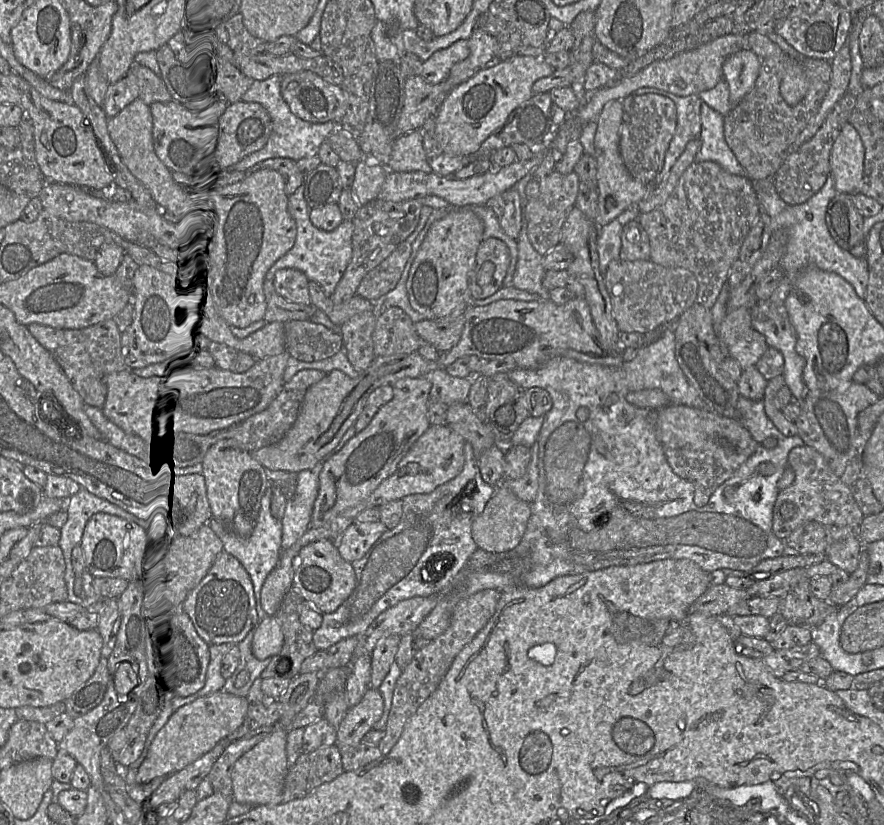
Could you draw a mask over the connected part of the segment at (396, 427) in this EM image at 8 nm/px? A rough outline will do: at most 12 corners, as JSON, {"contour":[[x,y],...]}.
{"contour":[[402,378],[324,463],[310,527],[367,499],[429,428],[432,383]]}

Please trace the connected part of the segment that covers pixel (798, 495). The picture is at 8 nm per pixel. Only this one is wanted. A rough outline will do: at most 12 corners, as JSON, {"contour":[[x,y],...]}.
{"contour":[[794,447],[780,490],[773,532],[860,525],[849,487],[813,447]]}

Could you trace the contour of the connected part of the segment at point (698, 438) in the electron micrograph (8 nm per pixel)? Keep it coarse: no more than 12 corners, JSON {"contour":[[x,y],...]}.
{"contour":[[670,404],[655,411],[672,470],[694,503],[754,454],[738,420]]}

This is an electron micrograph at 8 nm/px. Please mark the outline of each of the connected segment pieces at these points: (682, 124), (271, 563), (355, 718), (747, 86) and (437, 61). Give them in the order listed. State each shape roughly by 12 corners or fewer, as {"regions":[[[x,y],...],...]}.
{"regions":[[[643,87],[633,94],[654,93],[676,106],[675,134],[659,174],[650,189],[660,184],[691,140],[701,132],[699,95],[677,96]],[[270,485],[250,536],[210,518],[223,551],[250,577],[259,622],[267,617],[260,592],[282,549],[282,523],[270,512]],[[369,687],[337,728],[339,750],[359,745],[383,714]],[[750,49],[722,66],[731,108],[753,88],[761,59]],[[469,40],[435,52],[420,76],[431,84],[447,78],[451,68],[470,54]]]}

